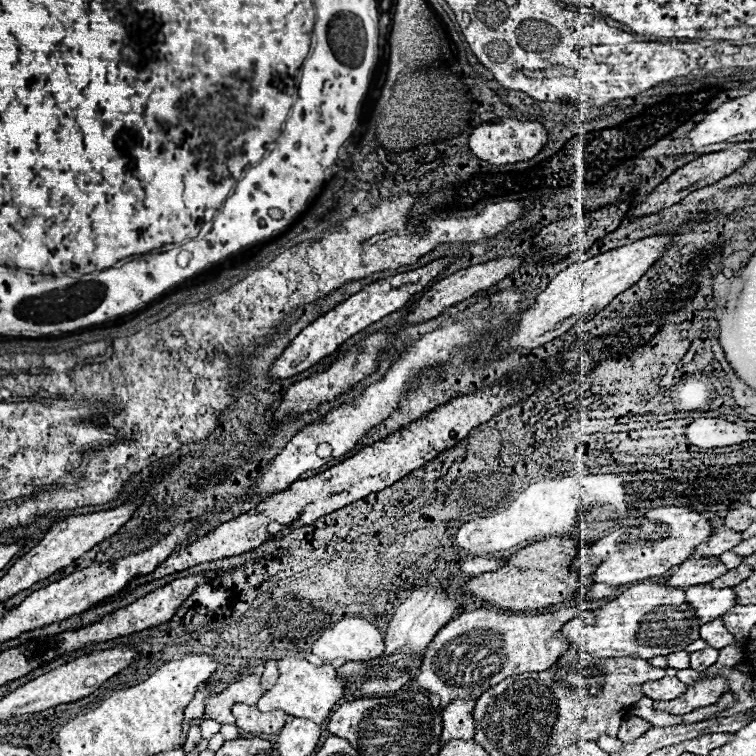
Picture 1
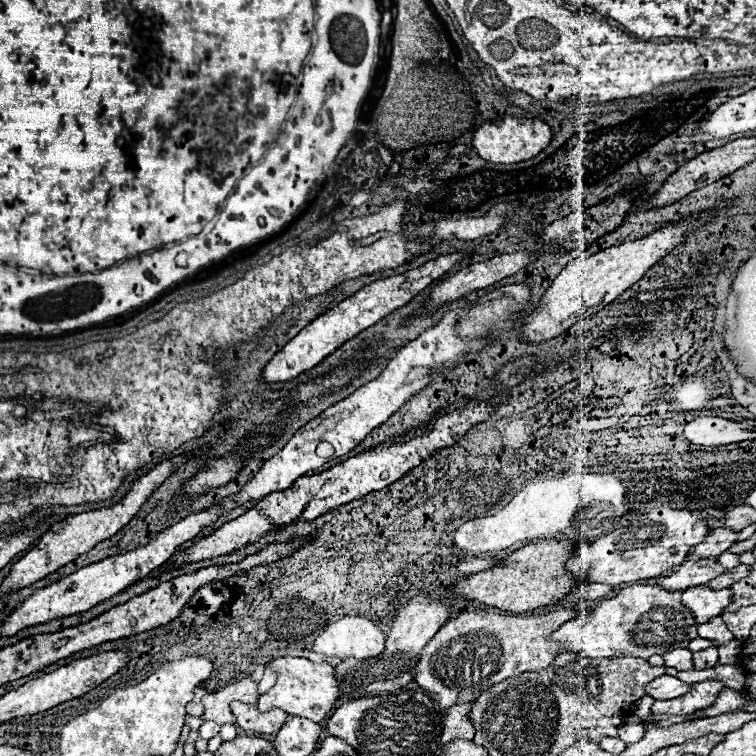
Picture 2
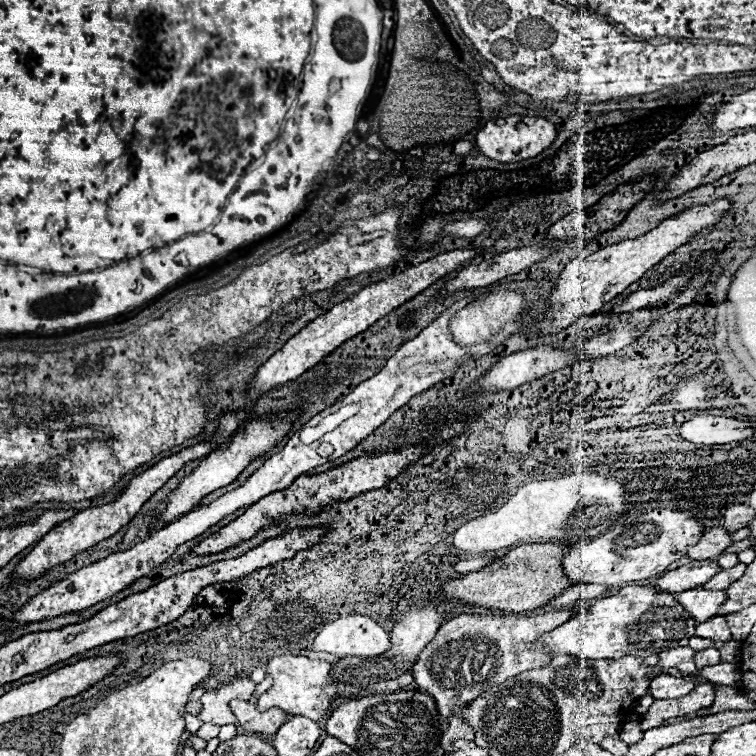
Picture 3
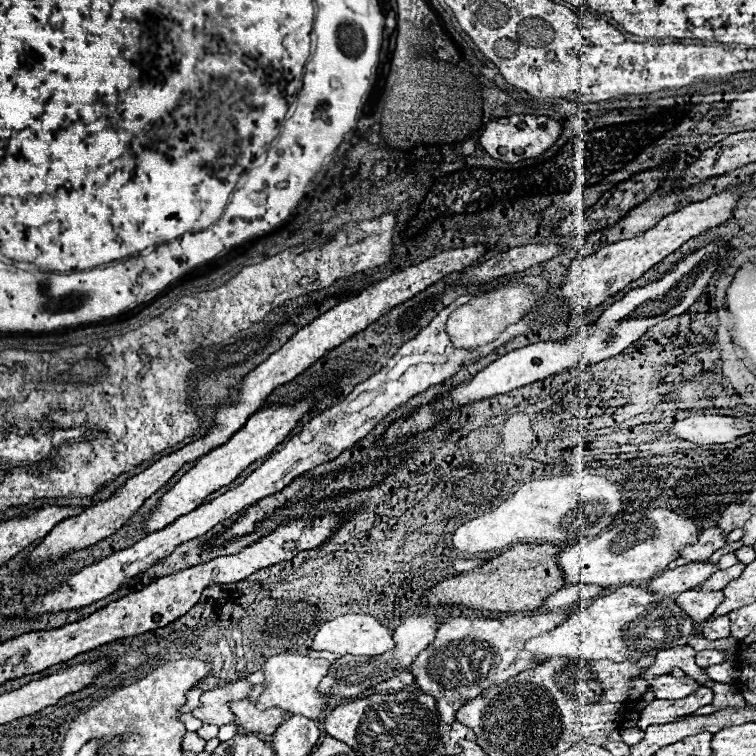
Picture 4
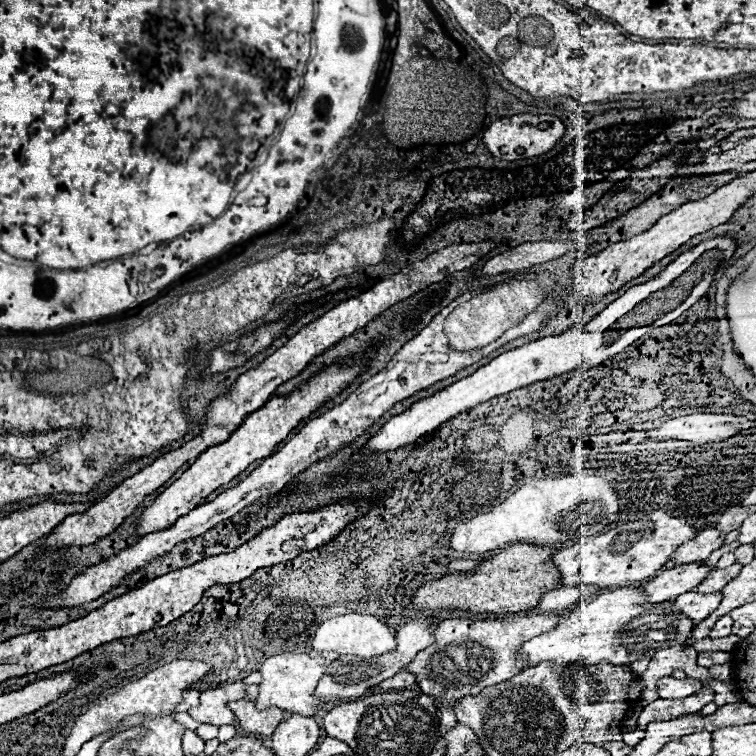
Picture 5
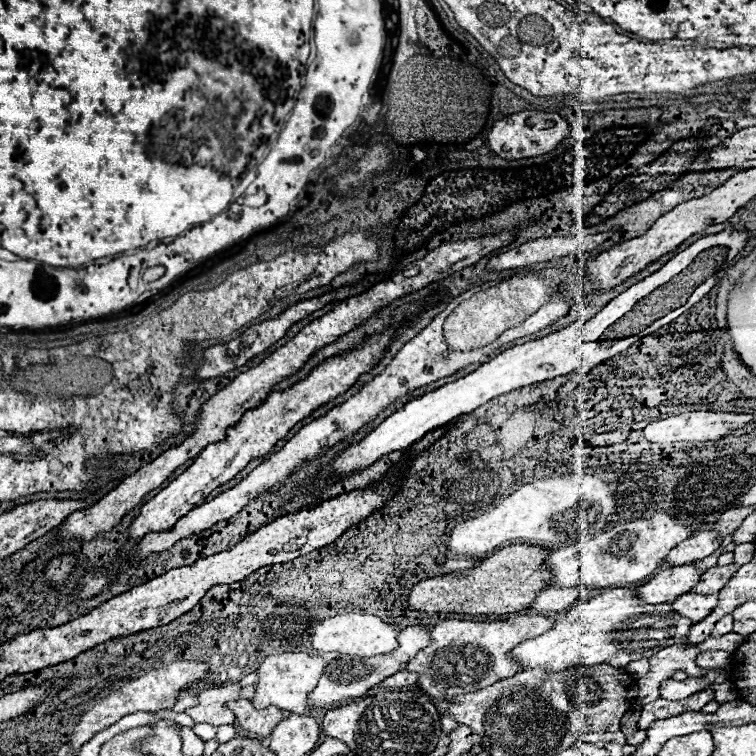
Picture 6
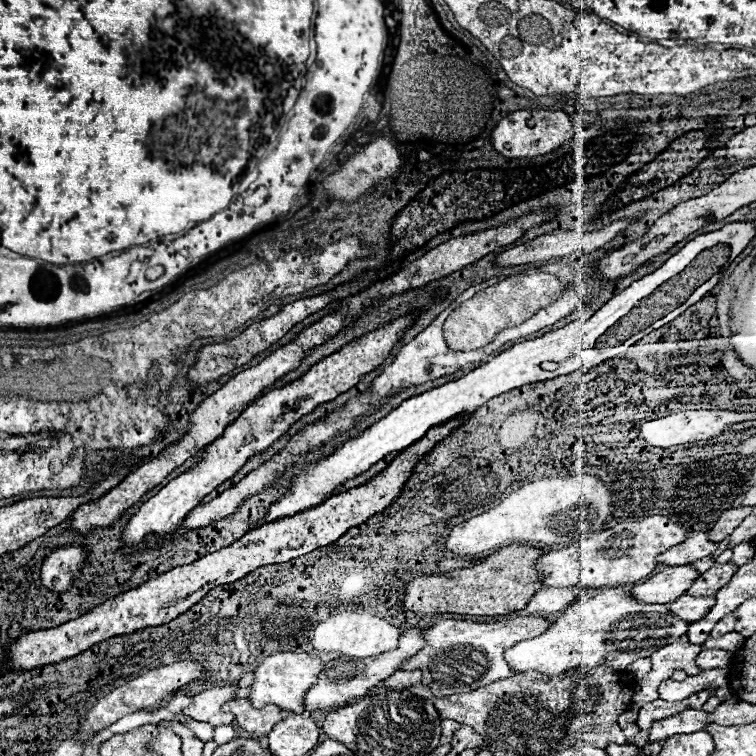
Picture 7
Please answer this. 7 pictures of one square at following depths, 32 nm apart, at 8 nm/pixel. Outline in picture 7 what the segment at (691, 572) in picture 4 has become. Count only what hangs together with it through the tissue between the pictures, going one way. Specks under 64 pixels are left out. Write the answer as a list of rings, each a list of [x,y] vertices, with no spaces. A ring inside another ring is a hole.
[[[690,564],[670,566],[652,574],[642,584],[634,584],[628,592],[644,604],[670,604],[680,598],[696,578],[698,572]]]

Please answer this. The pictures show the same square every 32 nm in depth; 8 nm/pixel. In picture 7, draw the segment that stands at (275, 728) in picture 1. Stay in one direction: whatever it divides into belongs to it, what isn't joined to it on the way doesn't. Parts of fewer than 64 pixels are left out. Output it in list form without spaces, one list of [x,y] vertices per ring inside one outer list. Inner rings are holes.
[[[246,698],[230,700],[222,706],[224,712],[232,712],[236,716],[236,722],[242,730],[252,732],[256,736],[264,736],[276,726],[276,722],[282,720],[278,706],[264,706],[264,708],[252,708],[252,704]]]

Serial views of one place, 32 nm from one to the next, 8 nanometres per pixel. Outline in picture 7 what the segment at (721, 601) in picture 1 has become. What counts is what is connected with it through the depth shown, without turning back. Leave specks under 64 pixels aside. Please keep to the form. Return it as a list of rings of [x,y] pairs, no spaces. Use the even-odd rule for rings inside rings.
[[[682,594],[676,602],[670,604],[670,610],[678,618],[684,618],[684,622],[696,622],[714,606],[714,602],[716,602],[714,596],[710,596],[710,598],[694,598],[694,596]]]

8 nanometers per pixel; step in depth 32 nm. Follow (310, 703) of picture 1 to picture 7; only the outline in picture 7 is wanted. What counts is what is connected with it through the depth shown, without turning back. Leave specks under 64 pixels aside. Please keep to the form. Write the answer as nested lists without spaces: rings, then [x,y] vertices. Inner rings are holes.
[[[276,652],[276,654],[270,654],[254,670],[254,684],[250,686],[248,700],[252,702],[252,706],[276,704],[282,710],[290,710],[290,712],[300,714],[304,710],[302,698],[310,690],[310,686],[316,682],[322,666],[324,664],[322,664],[320,658],[310,658],[310,654],[306,654],[306,652]]]

